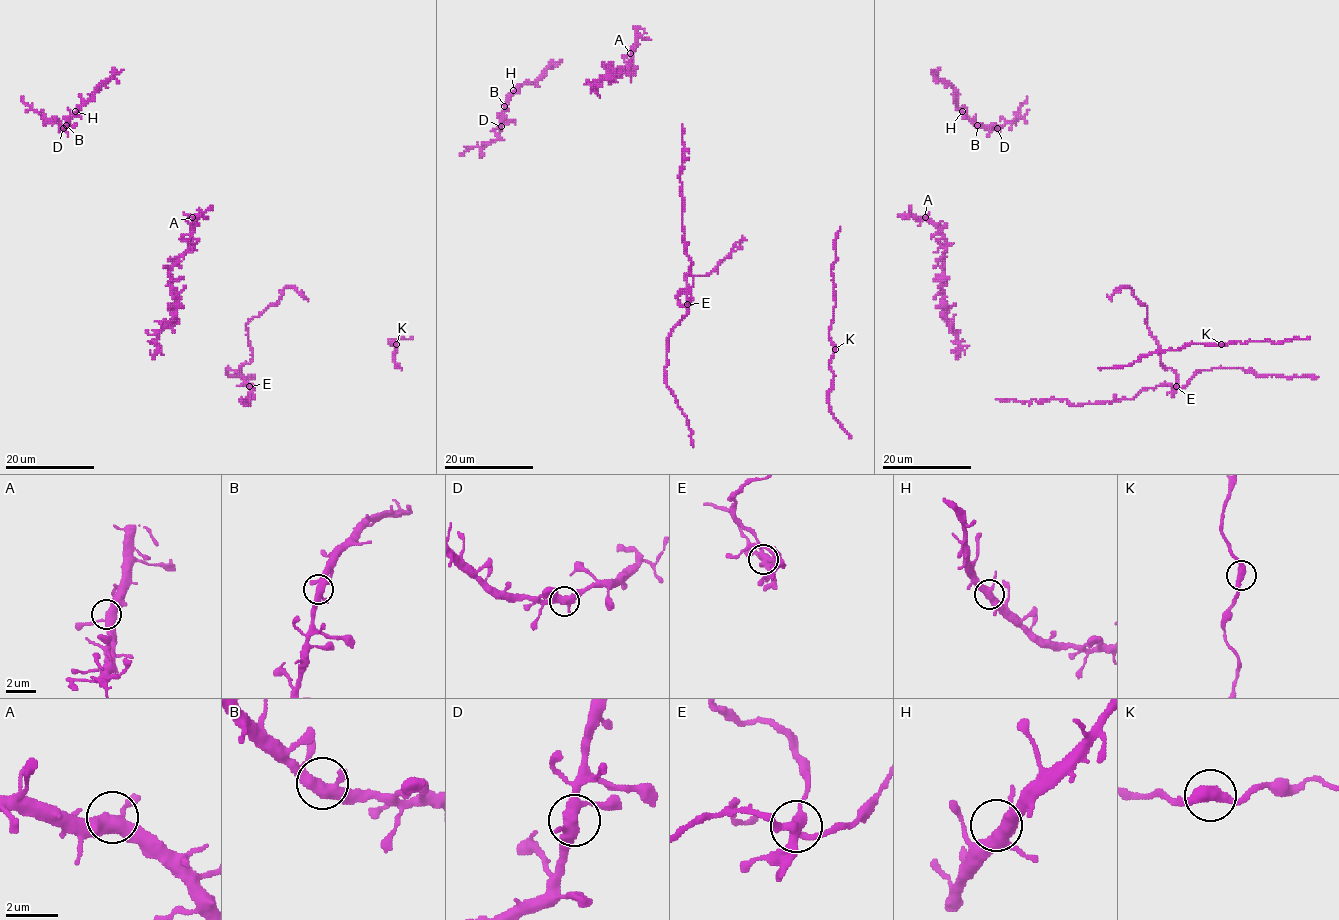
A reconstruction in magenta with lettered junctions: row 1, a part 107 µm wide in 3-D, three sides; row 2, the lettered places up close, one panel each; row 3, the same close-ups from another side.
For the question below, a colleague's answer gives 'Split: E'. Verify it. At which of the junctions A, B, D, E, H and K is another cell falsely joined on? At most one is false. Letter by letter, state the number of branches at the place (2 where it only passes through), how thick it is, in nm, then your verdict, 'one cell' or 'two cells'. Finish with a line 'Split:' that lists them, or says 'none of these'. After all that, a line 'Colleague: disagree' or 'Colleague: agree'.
A: branches 3; calibre 400 nm; one cell
B: branches 4; calibre 400 nm; one cell
D: branches 4; calibre 400 nm; one cell
E: branches 4; calibre 400 nm; two cells
H: branches 4; calibre 400 nm; one cell
K: branches 2; calibre 400 nm; one cell
Split: E
Colleague: agree

